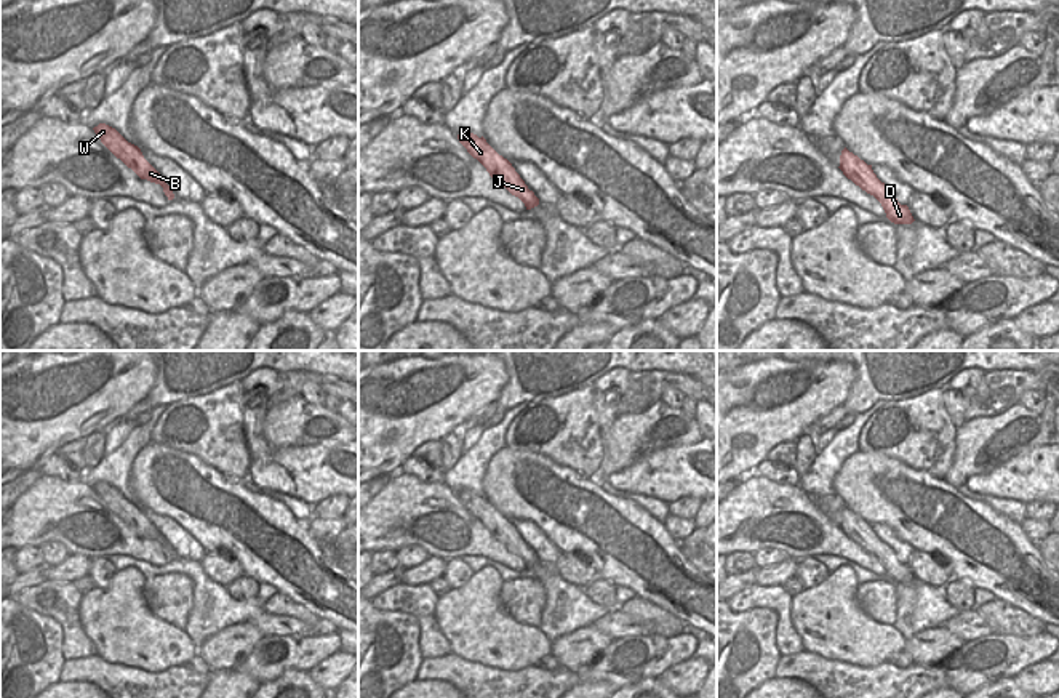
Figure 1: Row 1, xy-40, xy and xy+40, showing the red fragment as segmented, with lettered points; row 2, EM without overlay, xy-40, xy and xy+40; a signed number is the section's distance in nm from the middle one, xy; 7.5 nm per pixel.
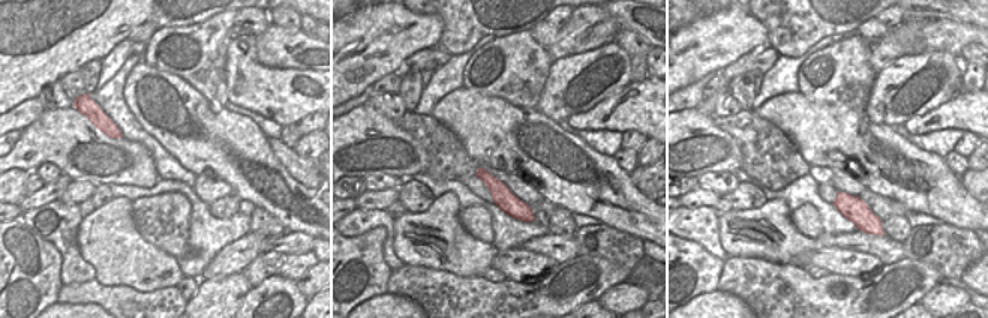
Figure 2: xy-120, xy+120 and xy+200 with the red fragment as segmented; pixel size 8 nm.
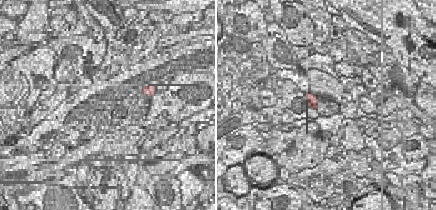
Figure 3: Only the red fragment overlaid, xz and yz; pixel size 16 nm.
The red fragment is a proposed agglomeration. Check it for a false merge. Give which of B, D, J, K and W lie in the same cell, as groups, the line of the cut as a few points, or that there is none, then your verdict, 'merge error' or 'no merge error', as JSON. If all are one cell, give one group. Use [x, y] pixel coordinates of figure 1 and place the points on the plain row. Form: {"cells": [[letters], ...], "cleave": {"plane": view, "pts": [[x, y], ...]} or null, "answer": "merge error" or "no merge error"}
{"cells": [["B", "D", "J", "K", "W"]], "cleave": null, "answer": "no merge error"}

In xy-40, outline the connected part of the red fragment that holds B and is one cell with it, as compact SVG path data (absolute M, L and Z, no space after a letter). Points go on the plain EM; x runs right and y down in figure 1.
M99 482L93 487L101 501L141 538L160 543L168 559L174 557L173 549L162 533L144 517L141 507L128 501L115 487Z

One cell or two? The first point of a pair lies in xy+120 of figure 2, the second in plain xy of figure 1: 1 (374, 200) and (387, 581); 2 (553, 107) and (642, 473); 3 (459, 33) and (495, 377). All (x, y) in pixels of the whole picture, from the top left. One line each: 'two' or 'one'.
1: two
2: two
3: two

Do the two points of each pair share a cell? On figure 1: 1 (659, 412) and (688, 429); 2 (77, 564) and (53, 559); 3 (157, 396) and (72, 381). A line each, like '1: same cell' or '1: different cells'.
1: same cell
2: different cells
3: different cells

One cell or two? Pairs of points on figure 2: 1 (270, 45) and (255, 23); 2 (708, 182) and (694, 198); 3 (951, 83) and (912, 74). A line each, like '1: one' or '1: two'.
1: two
2: two
3: one

